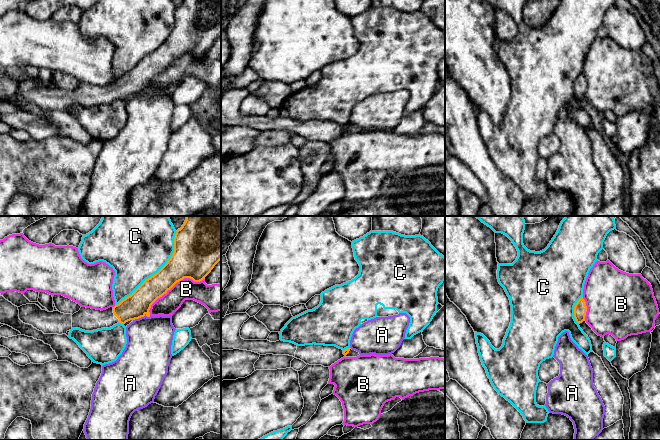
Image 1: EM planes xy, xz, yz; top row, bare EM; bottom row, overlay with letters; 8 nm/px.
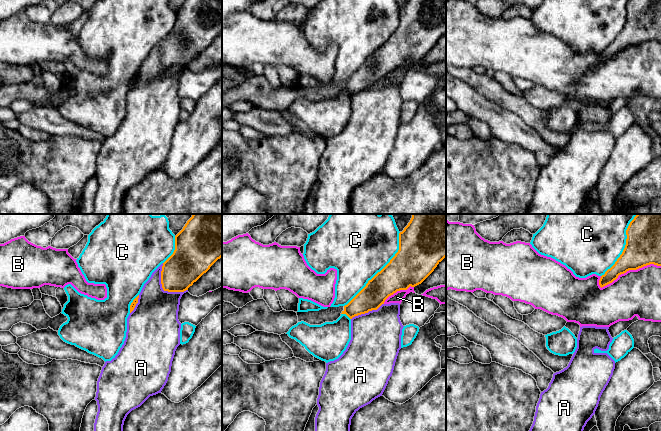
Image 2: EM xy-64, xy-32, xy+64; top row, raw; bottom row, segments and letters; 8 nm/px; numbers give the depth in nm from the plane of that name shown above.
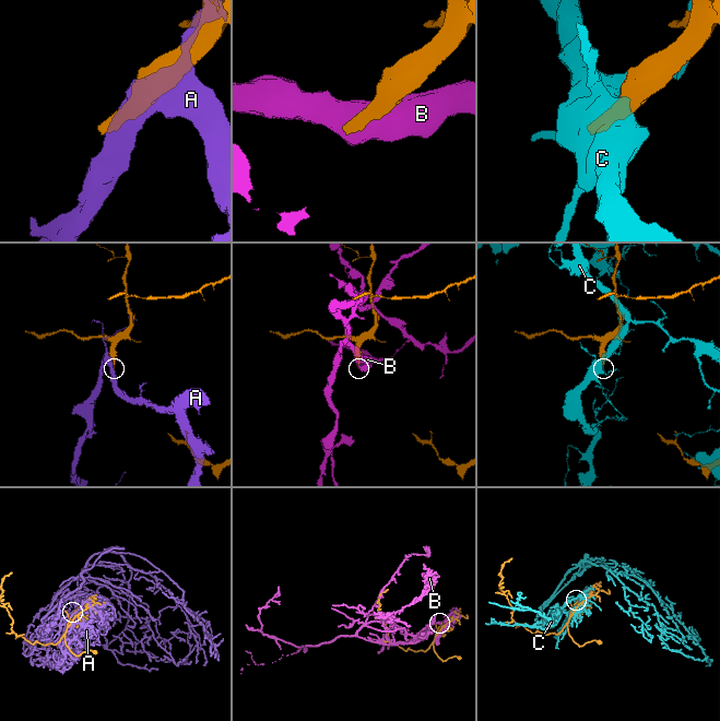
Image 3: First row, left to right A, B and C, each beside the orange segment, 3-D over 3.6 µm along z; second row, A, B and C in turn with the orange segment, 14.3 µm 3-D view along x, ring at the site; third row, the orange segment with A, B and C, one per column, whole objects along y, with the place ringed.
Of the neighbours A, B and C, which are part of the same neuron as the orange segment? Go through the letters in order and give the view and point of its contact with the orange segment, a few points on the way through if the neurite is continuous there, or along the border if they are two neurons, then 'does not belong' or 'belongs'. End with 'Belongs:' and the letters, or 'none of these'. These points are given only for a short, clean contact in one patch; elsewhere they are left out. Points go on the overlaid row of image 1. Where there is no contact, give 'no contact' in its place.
A: meets orange in xy at (138, 318); does not belong
B: meets orange in xy at (172, 286); does not belong
C: meets orange in xy at (157, 272); does not belong
Belongs: none of these

